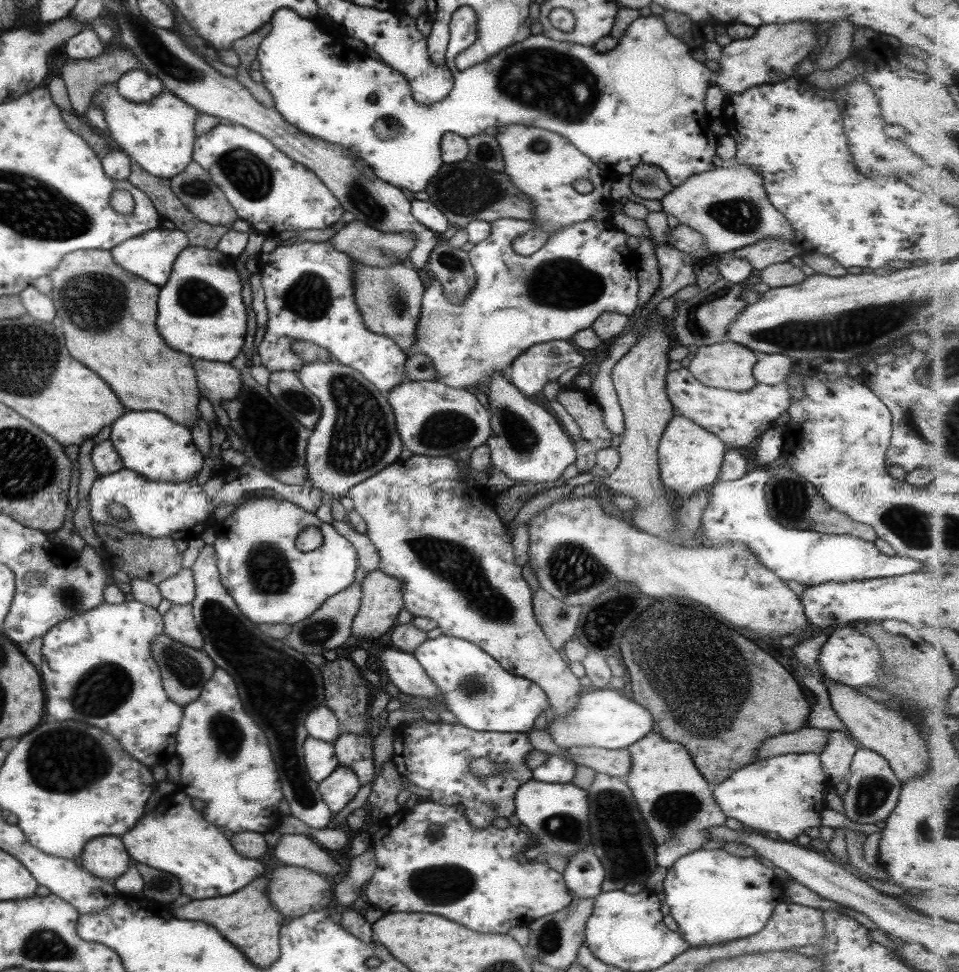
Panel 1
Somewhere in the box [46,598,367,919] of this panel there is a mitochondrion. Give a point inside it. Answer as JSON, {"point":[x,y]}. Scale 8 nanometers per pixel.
{"point":[105,688]}

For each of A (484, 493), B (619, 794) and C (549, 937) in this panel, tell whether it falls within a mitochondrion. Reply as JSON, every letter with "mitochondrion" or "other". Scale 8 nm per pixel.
{"A":"other","B":"mitochondrion","C":"mitochondrion"}

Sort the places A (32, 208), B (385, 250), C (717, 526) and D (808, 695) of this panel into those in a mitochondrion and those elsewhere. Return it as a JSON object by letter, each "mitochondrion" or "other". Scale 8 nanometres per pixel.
{"A":"mitochondrion","B":"mitochondrion","C":"other","D":"other"}

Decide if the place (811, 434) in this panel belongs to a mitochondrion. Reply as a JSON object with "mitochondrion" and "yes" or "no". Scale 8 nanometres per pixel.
{"mitochondrion":"no"}

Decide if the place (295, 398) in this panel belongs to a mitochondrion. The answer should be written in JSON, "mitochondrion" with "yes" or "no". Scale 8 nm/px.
{"mitochondrion":"yes"}

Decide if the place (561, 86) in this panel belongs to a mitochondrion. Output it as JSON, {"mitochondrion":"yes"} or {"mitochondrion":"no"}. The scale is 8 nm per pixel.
{"mitochondrion":"yes"}

